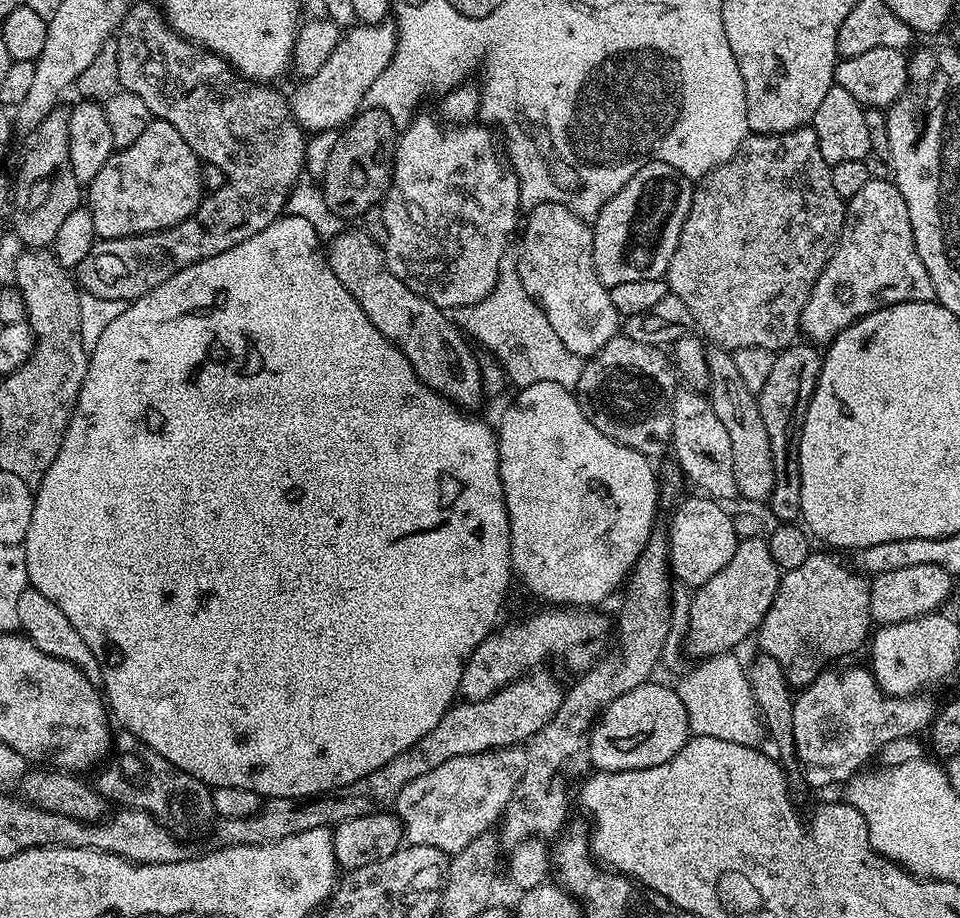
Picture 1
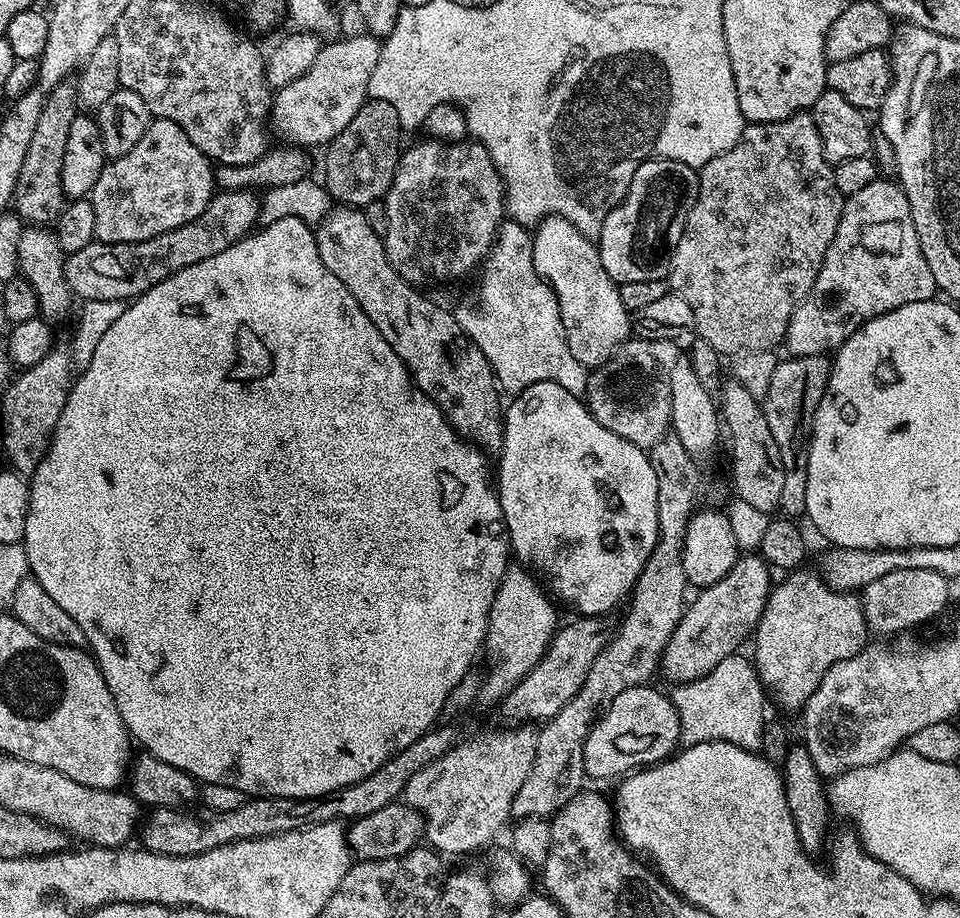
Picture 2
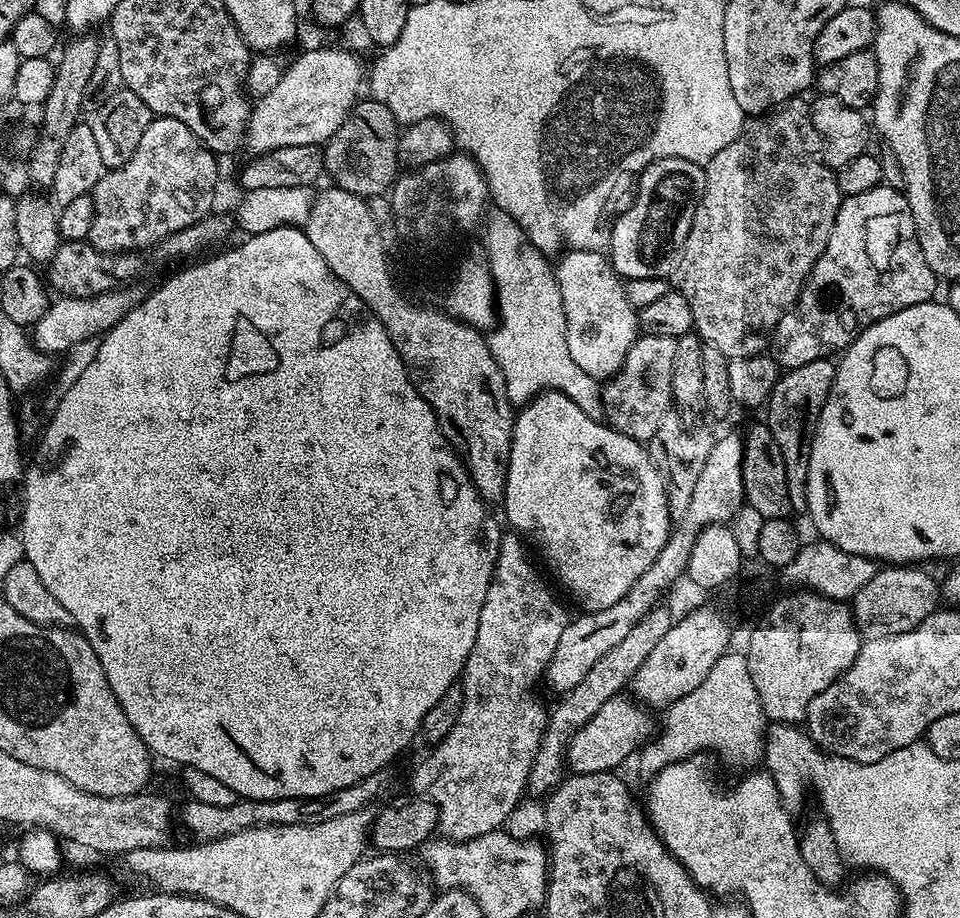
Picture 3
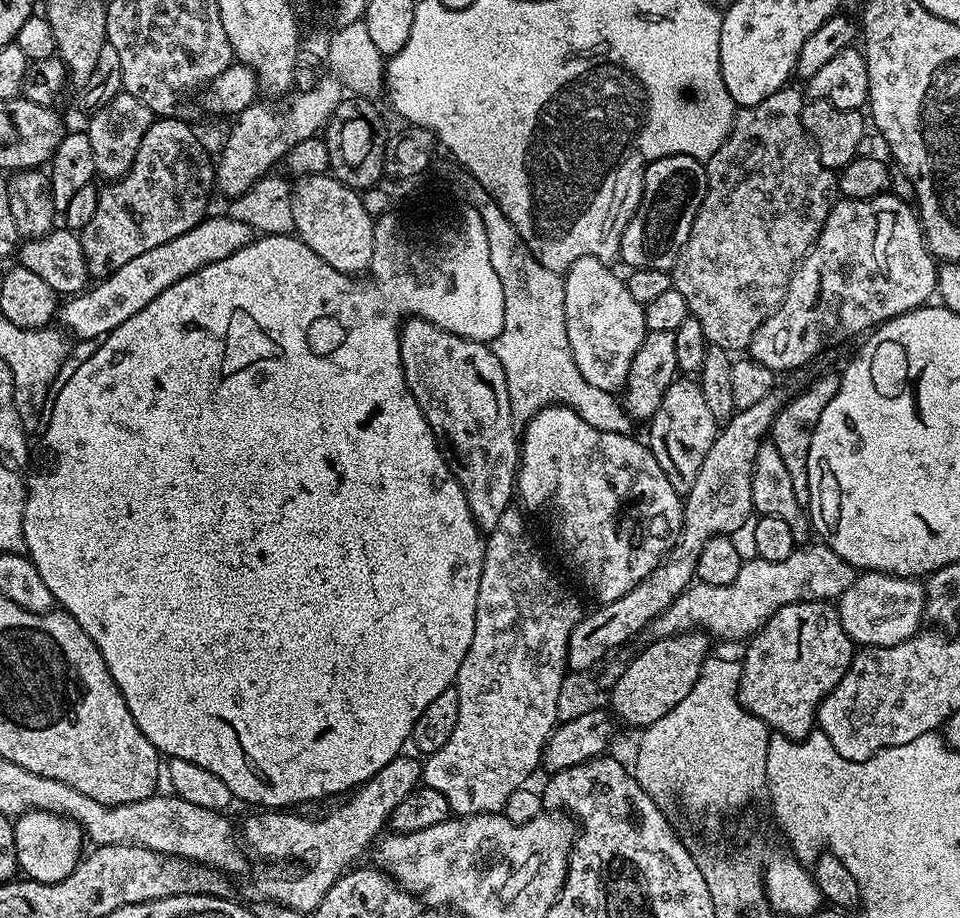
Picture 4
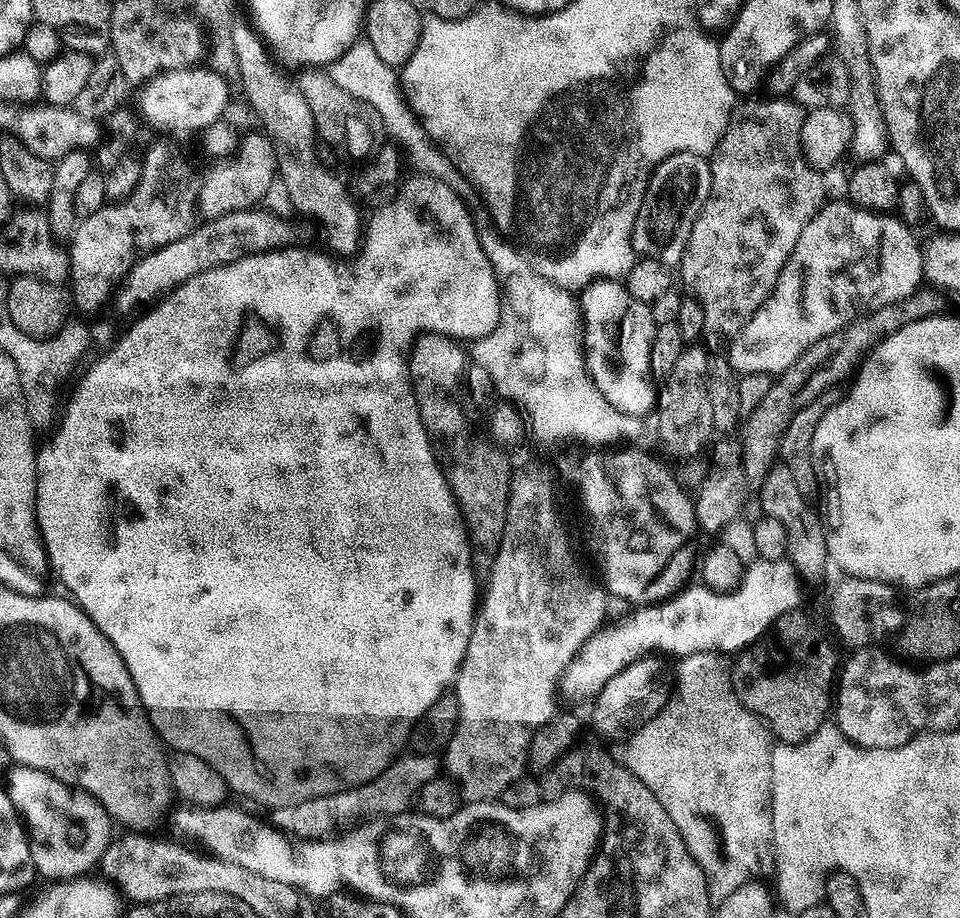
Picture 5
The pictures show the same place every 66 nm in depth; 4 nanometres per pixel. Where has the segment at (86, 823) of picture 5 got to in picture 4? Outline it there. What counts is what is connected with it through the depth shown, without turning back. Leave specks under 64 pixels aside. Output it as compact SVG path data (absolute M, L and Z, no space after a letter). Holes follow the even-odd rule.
M29 810L14 820L16 863L19 871L29 880L49 884L66 878L80 863L80 843L85 843L85 840L84 829L79 824L56 812Z

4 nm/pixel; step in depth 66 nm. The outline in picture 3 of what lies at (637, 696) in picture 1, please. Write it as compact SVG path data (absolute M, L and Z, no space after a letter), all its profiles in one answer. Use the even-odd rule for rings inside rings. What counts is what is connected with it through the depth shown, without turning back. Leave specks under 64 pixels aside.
M621 694L610 698L598 709L598 714L586 722L570 738L568 743L567 767L573 773L594 774L595 772L611 772L619 769L623 760L628 760L637 755L644 745L649 743L657 735L658 720L653 713L643 704L627 695Z

